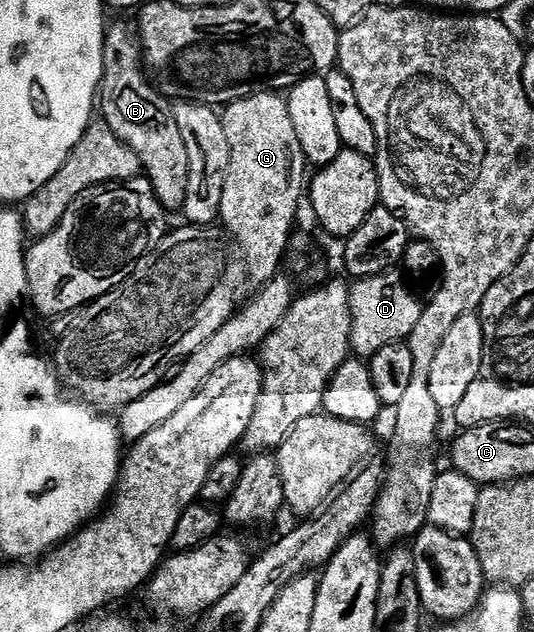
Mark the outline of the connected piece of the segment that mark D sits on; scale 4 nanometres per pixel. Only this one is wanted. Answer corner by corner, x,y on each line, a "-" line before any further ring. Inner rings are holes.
399,271
382,273
376,277
360,277
349,288
349,311
351,312
351,353
359,359
369,359
381,351
381,347
389,347
398,341
406,342
413,327
421,319
425,305
411,294
409,286
403,282
404,274

